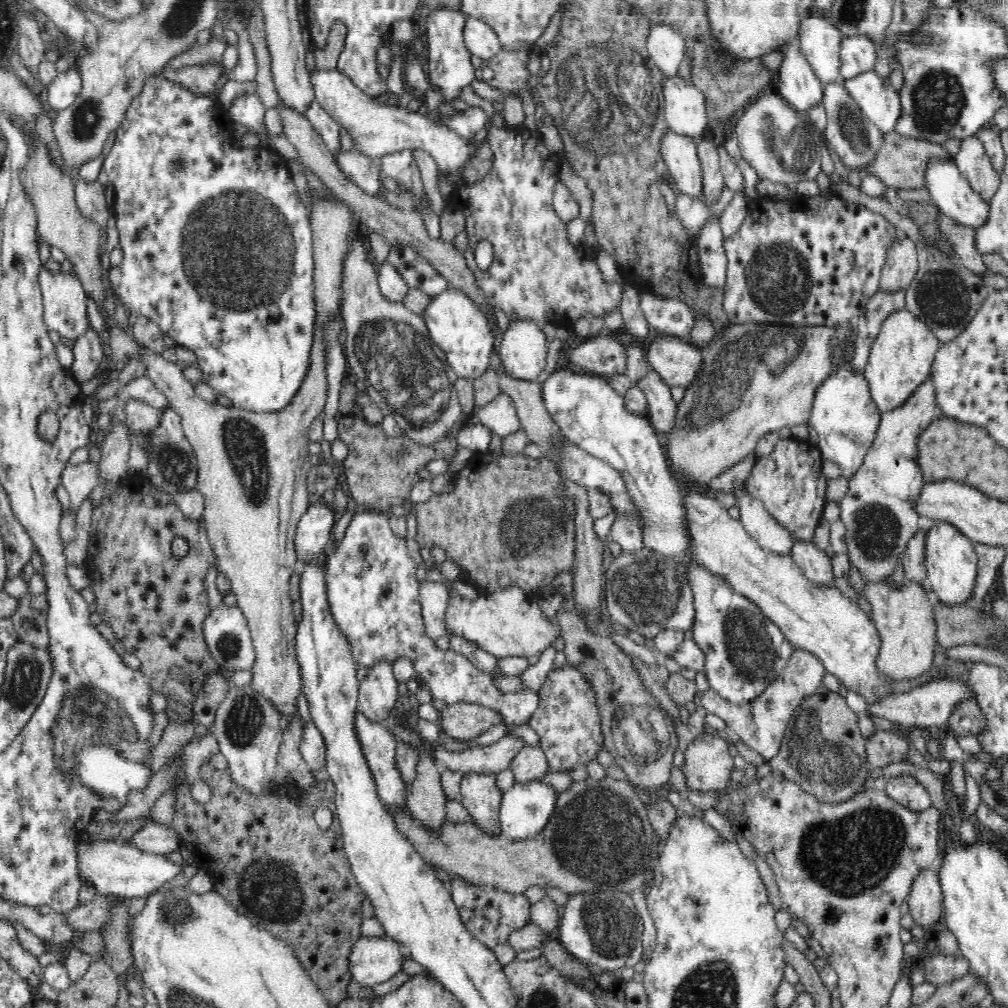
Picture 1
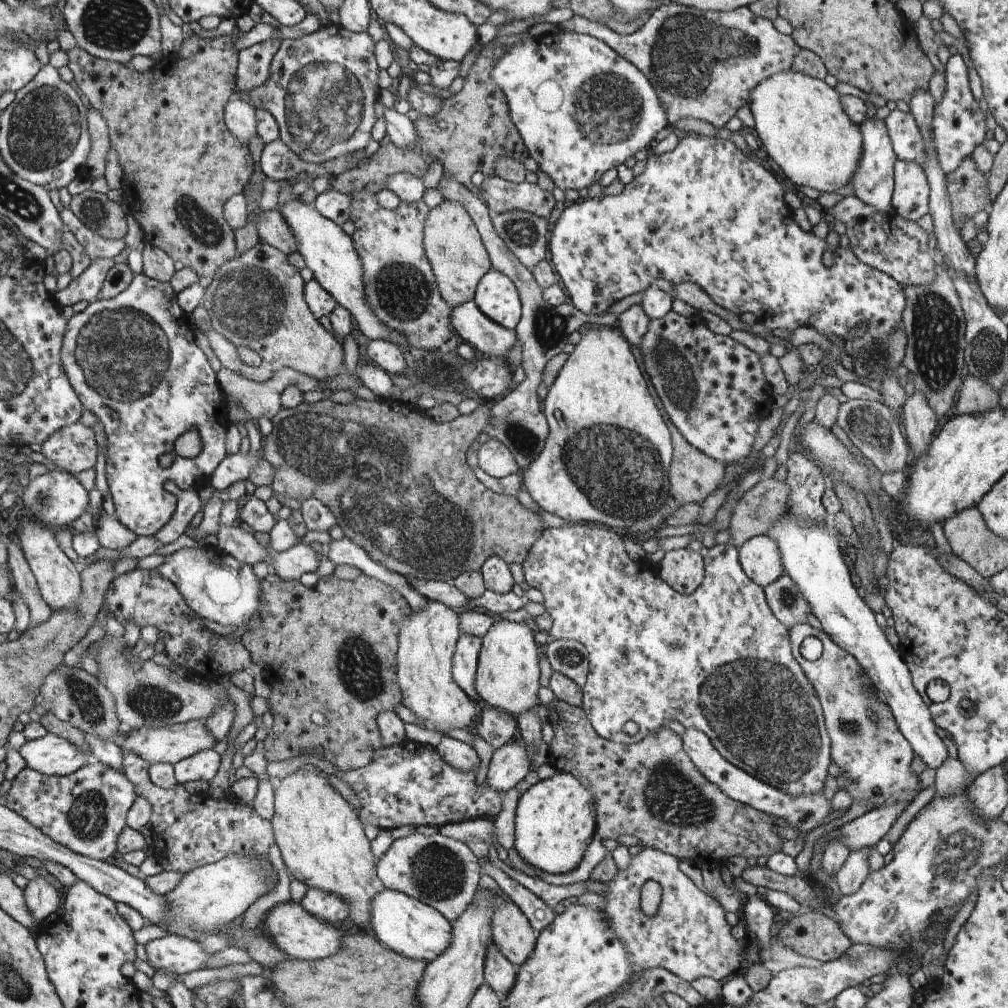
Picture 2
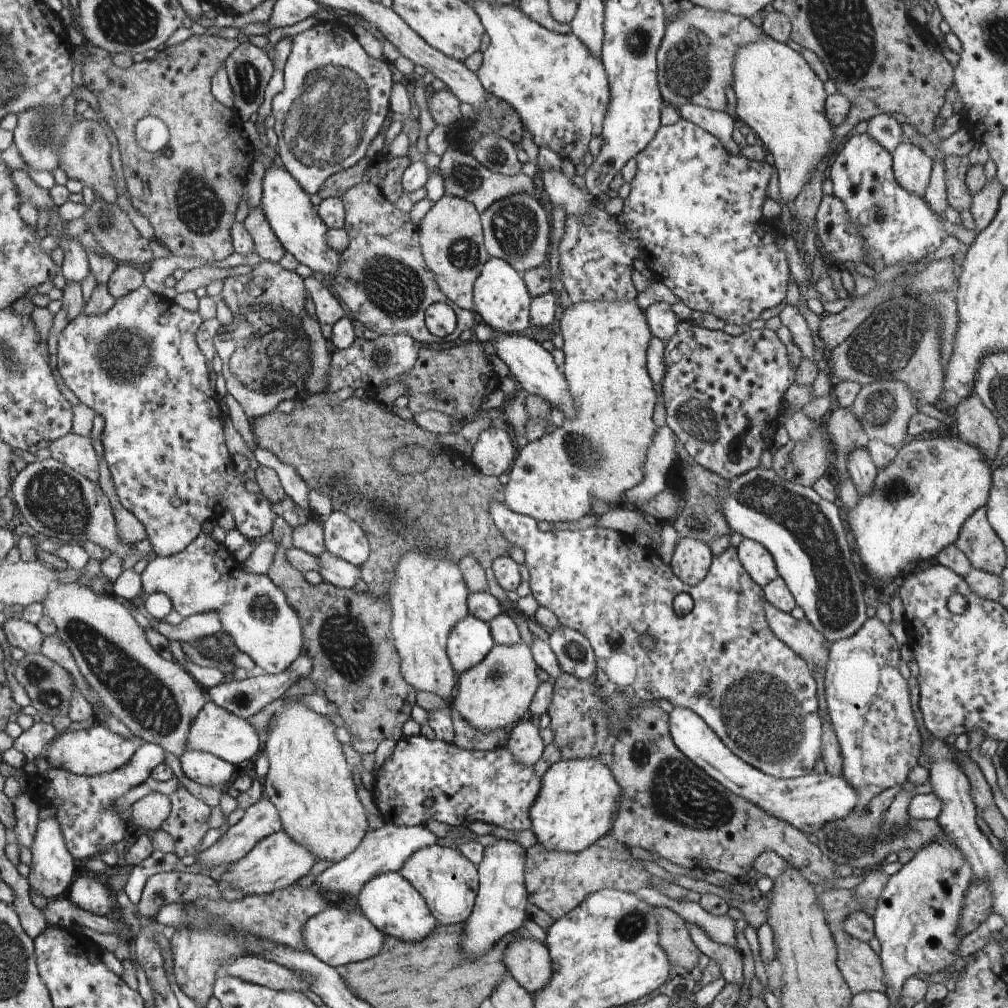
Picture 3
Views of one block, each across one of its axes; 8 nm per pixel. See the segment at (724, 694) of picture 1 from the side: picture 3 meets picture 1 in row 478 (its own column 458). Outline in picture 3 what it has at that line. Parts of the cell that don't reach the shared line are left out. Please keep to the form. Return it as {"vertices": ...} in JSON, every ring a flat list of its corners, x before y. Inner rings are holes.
{"vertices":[[469,613,468,617,451,631,447,654,455,670,463,674,480,665,495,646,490,624]]}

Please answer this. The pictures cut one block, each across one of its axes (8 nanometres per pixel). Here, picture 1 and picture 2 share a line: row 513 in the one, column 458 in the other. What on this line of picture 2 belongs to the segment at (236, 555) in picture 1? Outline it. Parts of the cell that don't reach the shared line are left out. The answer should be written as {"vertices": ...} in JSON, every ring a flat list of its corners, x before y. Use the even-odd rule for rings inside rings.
{"vertices":[[444,200,438,204,427,221,424,247,444,302,452,308,473,301,482,276,493,267,490,266,491,258,487,254,486,244,470,212,462,204,453,201]]}

